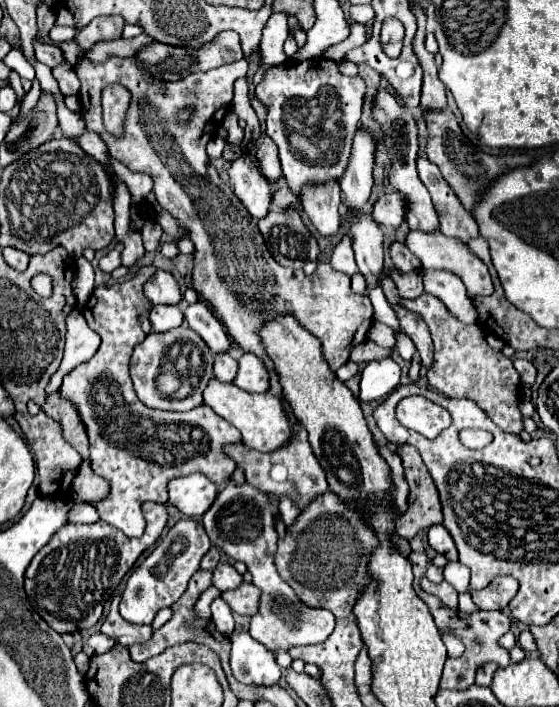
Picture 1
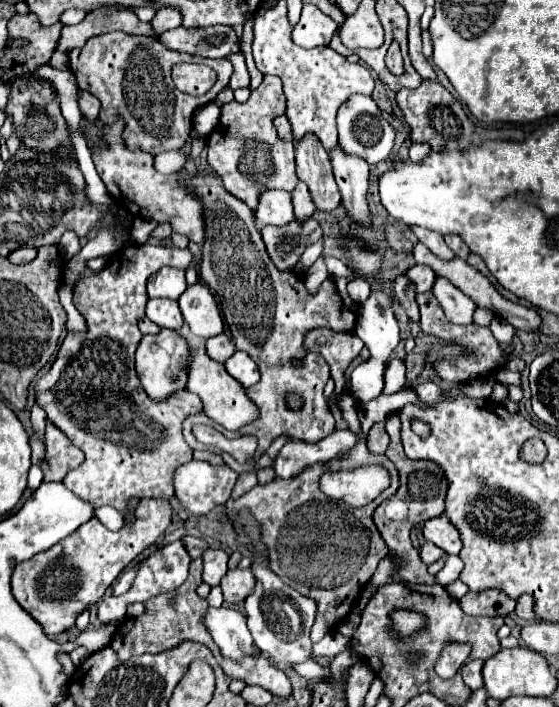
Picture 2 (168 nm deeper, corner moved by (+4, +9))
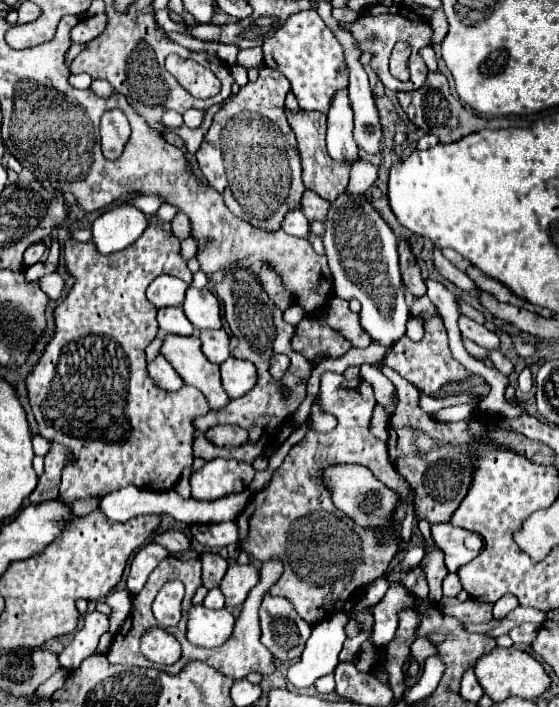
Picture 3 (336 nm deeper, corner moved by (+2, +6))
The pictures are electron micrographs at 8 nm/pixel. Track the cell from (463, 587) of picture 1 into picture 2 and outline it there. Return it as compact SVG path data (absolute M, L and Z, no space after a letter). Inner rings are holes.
M449 556L445 568L443 568L441 572L437 572L435 580L437 580L439 586L445 588L445 586L449 586L451 582L455 582L455 580L459 578L461 570L463 570L463 562L461 562L461 558L459 558L459 556Z

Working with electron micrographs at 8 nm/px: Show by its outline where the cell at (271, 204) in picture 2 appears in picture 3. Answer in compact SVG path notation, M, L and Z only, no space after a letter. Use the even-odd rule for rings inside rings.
M293 209L293 211L285 213L281 229L287 235L295 235L295 237L303 237L303 239L307 239L307 235L309 235L309 223L307 223L305 215L301 213L301 209Z

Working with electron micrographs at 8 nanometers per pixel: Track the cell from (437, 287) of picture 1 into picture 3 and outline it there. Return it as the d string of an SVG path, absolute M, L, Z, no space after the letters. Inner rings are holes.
M459 315L459 329L461 329L463 337L475 341L481 347L487 347L487 349L497 349L499 347L499 337L493 331L489 331L487 327L469 319L467 315Z

